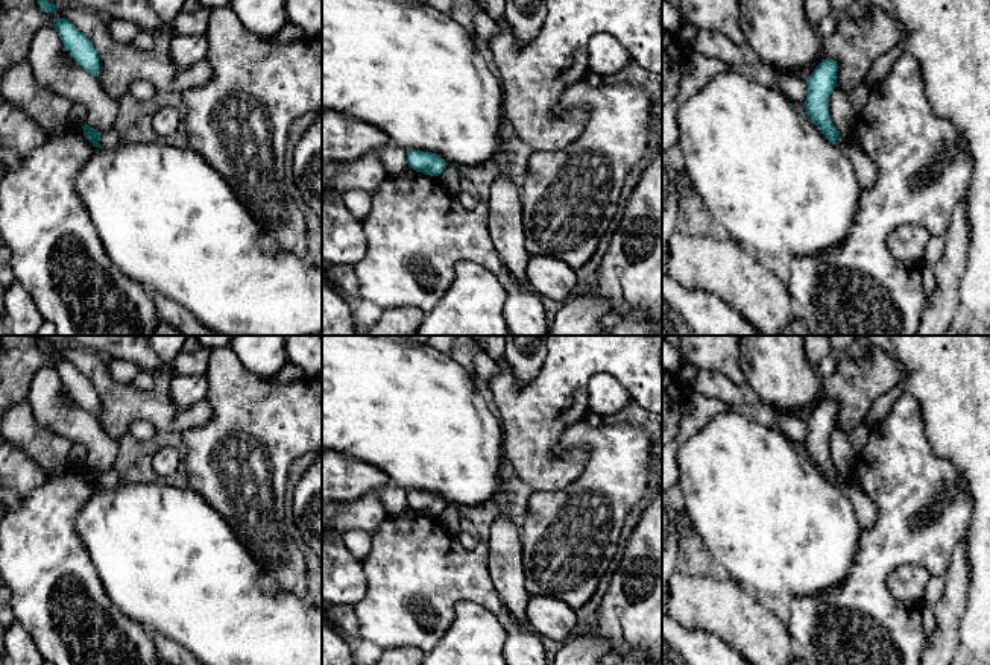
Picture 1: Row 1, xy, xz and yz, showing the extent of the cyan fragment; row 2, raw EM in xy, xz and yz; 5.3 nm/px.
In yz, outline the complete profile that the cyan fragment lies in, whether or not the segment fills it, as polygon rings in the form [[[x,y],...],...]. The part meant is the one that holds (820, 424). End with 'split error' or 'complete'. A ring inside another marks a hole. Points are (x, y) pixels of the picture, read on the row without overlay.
[[[823,399],[806,419],[806,425],[803,448],[808,457],[832,484],[837,484],[840,472],[829,455],[829,437],[837,427],[837,401]]] | complete

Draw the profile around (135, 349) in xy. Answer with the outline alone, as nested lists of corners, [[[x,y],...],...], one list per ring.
[[[43,336],[50,343],[74,345],[108,354],[112,358],[120,358],[140,366],[143,370],[153,373],[156,370],[176,375],[200,375],[205,373],[210,349],[199,348],[194,352],[181,352],[175,360],[166,363],[150,348],[147,337],[141,336]]]

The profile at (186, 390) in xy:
[[[205,373],[200,375],[176,375],[170,383],[170,395],[176,408],[190,407],[205,399],[208,383]]]

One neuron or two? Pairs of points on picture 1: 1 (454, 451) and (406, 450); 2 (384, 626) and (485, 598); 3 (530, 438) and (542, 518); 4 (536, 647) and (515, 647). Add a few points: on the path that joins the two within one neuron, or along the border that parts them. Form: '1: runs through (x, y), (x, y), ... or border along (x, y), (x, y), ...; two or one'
1: runs through (442, 450), (418, 450); one
2: runs through (409, 600), (416, 592), (459, 592); one
3: border along (573, 480), (556, 489), (535, 491); two
4: runs through (532, 647), (520, 647); one

